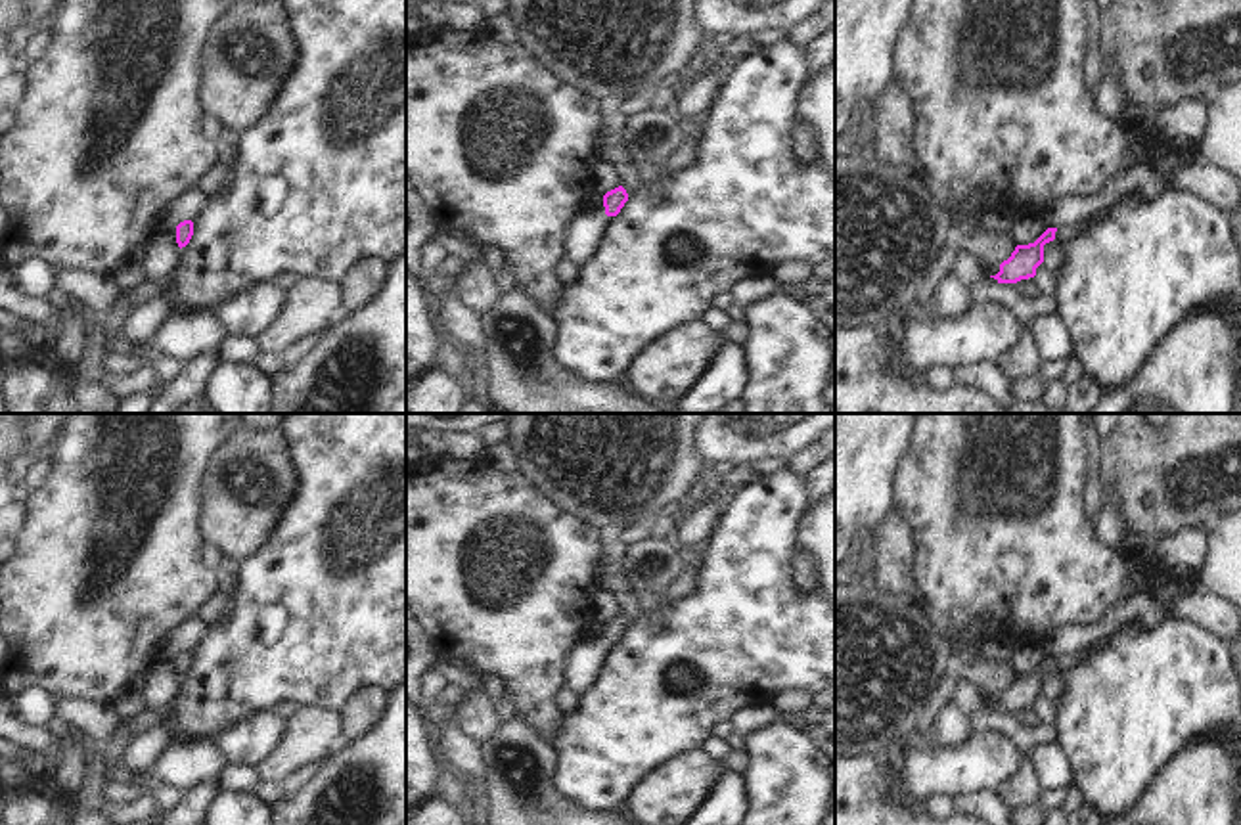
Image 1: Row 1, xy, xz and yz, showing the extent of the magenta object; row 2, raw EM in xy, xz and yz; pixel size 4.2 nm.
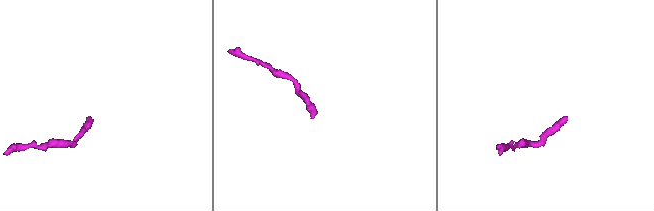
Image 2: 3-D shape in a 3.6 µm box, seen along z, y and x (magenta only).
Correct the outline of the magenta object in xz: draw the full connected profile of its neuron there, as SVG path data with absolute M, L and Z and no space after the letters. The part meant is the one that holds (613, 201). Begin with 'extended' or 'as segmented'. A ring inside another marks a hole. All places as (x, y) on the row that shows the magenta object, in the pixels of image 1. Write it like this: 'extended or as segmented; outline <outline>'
extended; outline M622 186L607 191L596 211L580 211L565 224L565 258L582 266L601 243L609 222L620 212L628 193Z

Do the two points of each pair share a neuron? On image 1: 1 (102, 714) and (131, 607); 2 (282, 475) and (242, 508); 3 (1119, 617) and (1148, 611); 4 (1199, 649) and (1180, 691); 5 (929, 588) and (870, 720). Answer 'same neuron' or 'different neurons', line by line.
1: different neurons
2: same neuron
3: same neuron
4: same neuron
5: different neurons

